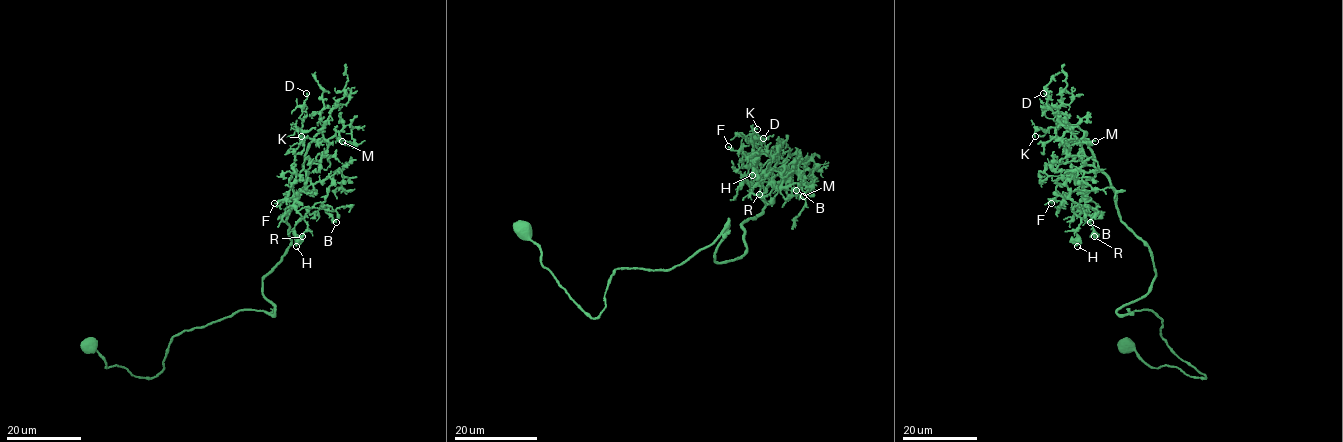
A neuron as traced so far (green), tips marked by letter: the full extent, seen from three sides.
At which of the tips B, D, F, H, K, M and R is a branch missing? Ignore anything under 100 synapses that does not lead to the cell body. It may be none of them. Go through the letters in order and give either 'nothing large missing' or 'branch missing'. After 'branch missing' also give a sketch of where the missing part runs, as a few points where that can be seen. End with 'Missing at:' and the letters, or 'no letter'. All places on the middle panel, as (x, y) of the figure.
B: nothing large missing
D: nothing large missing
F: nothing large missing
H: nothing large missing
K: nothing large missing
M: nothing large missing
R: nothing large missing
Missing at: no letter

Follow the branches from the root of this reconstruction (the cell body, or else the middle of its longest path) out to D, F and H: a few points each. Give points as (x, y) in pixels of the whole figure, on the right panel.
D: (1125, 345), (1206, 377), (1153, 311), (1116, 312), (1149, 291), (1152, 254), (1090, 147), (1056, 135), (1043, 93)
F: (1125, 345), (1206, 377), (1153, 311), (1116, 312), (1155, 268), (1109, 179), (1081, 165), (1051, 203)
H: (1125, 345), (1206, 377), (1153, 311), (1116, 312), (1155, 268), (1100, 171), (1065, 183), (1077, 246)

